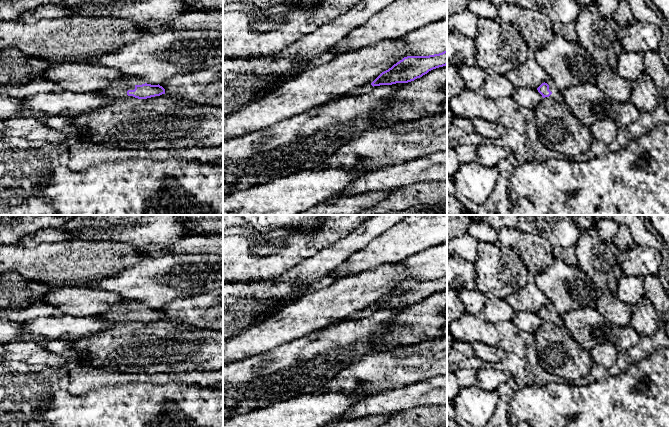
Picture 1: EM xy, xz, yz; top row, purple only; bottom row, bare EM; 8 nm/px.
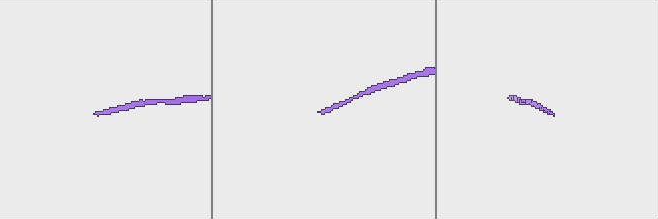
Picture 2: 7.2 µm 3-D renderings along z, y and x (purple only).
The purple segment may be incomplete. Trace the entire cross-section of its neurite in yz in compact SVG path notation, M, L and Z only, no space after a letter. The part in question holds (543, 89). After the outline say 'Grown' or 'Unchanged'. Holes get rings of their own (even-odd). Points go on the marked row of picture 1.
M544 82L537 88L537 90L543 98L549 97L558 103L564 102L561 90L559 90L555 85L548 85Z. Grown

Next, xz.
M447 50L429 56L407 56L382 72L371 85L392 85L408 83L422 77L429 71L447 65Z. Unchanged

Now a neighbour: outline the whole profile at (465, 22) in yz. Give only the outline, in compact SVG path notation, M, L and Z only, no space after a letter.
M469 10L455 13L447 18L447 27L451 32L459 32L475 39L478 34L478 17Z

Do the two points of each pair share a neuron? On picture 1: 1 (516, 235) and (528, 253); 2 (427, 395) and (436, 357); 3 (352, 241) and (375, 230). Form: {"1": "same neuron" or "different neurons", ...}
{"1": "same neuron", "2": "different neurons", "3": "same neuron"}

